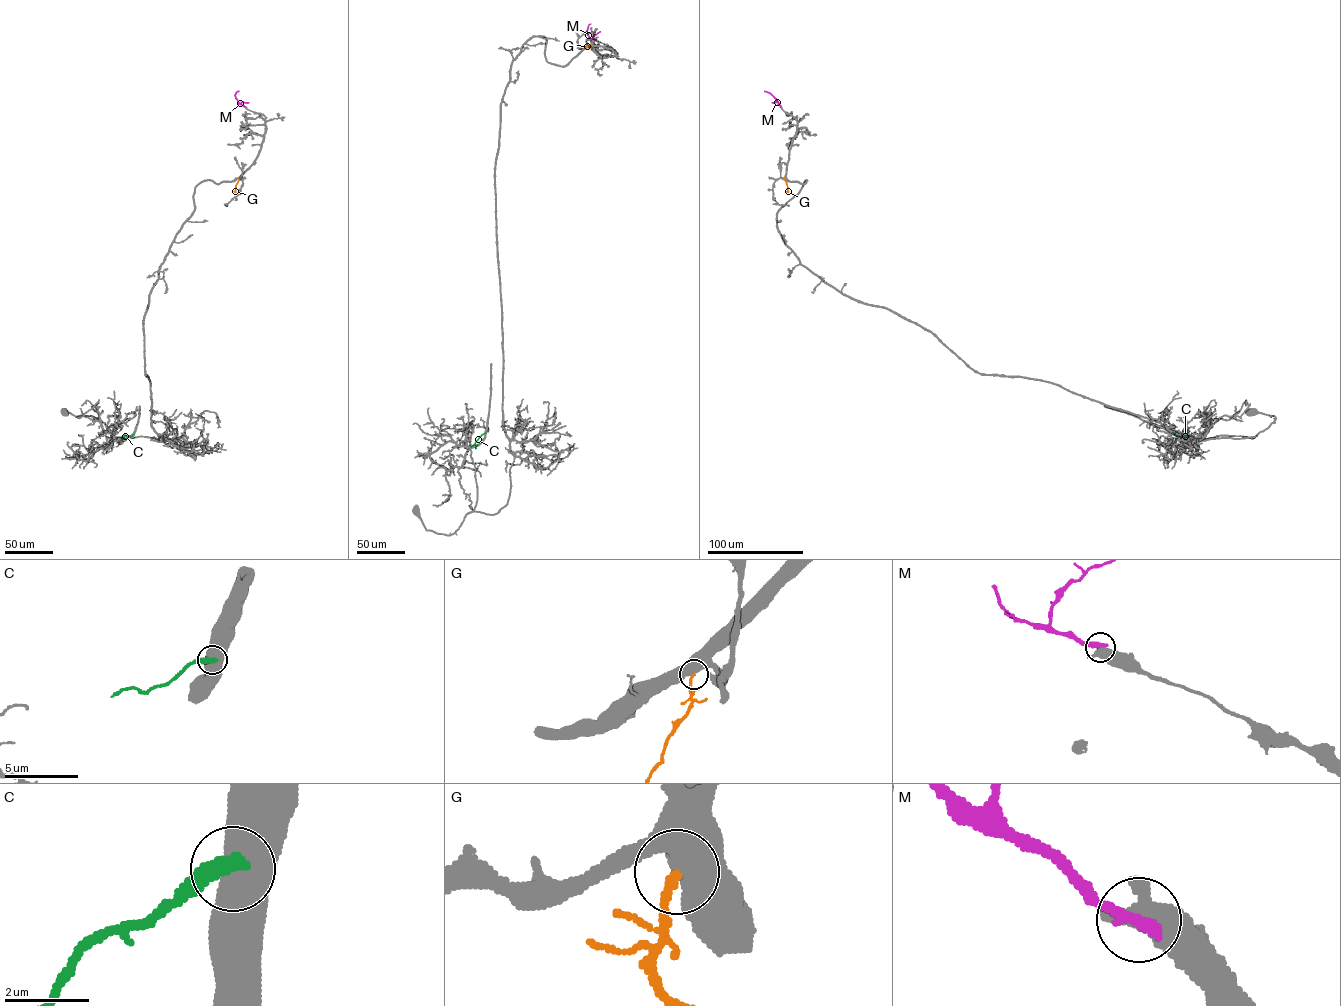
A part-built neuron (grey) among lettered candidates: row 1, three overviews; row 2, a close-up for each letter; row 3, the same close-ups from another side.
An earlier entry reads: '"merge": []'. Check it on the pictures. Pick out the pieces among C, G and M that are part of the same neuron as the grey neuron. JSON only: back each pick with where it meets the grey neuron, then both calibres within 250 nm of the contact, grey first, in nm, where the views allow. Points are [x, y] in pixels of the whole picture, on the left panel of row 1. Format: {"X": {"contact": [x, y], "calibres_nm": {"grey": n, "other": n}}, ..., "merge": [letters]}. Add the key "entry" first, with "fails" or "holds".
{"entry": "holds", "merge": []}

